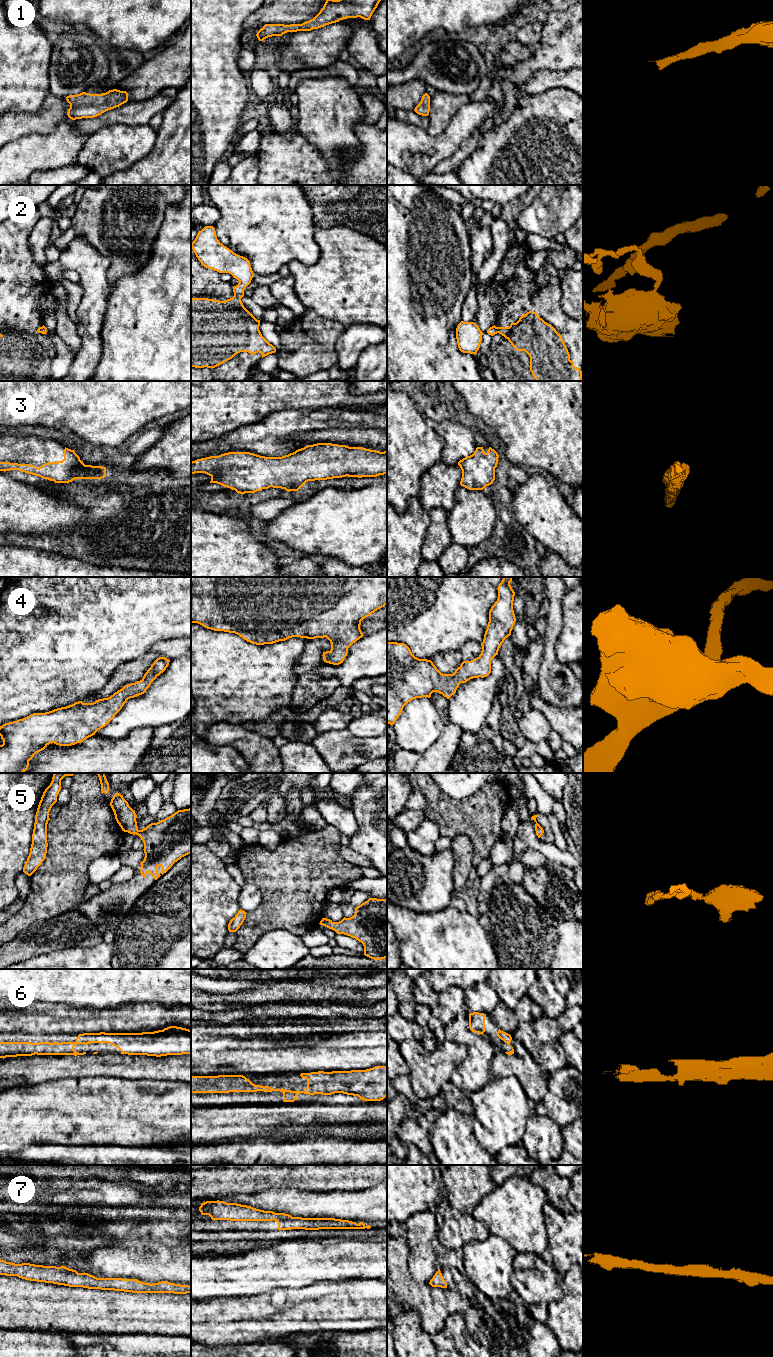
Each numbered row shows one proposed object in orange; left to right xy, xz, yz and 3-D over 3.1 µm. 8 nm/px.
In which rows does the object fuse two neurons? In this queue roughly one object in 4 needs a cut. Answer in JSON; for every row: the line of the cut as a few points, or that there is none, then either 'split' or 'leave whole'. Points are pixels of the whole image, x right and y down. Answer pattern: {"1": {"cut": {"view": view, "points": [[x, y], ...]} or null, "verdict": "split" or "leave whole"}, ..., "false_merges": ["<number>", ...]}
{"1": {"cut": null, "verdict": "leave whole"}, "2": {"cut": {"view": "xz", "points": [[234, 294], [240, 298]]}, "verdict": "split"}, "3": {"cut": null, "verdict": "leave whole"}, "4": {"cut": null, "verdict": "leave whole"}, "5": {"cut": null, "verdict": "leave whole"}, "6": {"cut": null, "verdict": "leave whole"}, "7": {"cut": null, "verdict": "leave whole"}, "false_merges": ["2"]}

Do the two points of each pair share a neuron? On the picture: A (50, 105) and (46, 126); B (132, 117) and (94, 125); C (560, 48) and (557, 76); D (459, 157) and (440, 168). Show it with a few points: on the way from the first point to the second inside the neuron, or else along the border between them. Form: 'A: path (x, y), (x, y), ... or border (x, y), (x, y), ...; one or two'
A: path (50, 110), (50, 116), (46, 121); one
B: path (123, 117), (109, 117), (103, 120); one
C: border (572, 68), (564, 70), (538, 70), (535, 73); two
D: path (454, 161), (445, 166); one

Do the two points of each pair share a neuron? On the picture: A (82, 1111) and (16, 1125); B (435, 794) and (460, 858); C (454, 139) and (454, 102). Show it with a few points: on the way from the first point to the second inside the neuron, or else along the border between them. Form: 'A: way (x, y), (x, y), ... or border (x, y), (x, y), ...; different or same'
A: way (66, 1111), (32, 1115); same
B: border (453, 837), (466, 835), (474, 849); different
C: border (470, 101), (460, 108), (440, 134); different

